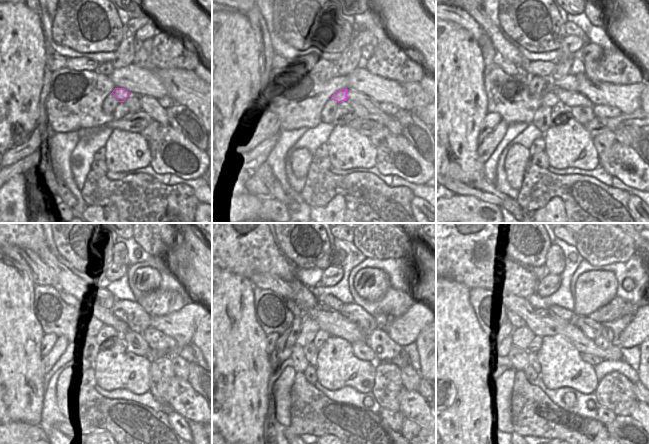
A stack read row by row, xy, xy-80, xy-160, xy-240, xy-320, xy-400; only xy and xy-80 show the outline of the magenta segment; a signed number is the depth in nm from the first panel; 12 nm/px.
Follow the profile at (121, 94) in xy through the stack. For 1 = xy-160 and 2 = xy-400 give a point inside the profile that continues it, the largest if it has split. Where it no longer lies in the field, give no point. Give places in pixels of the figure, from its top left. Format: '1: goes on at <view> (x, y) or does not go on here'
1: goes on at xy-160 (549, 99)
2: goes on at xy-400 (522, 340)

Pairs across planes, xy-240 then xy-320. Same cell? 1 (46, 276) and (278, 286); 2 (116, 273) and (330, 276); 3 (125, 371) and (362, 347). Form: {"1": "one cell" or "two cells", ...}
{"1": "one cell", "2": "one cell", "3": "two cells"}

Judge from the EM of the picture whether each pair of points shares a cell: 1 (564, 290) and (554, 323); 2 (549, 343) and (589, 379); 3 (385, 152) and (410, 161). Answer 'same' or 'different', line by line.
1: different
2: same
3: same

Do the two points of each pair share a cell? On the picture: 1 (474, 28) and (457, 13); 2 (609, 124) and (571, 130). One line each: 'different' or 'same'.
1: same
2: different

